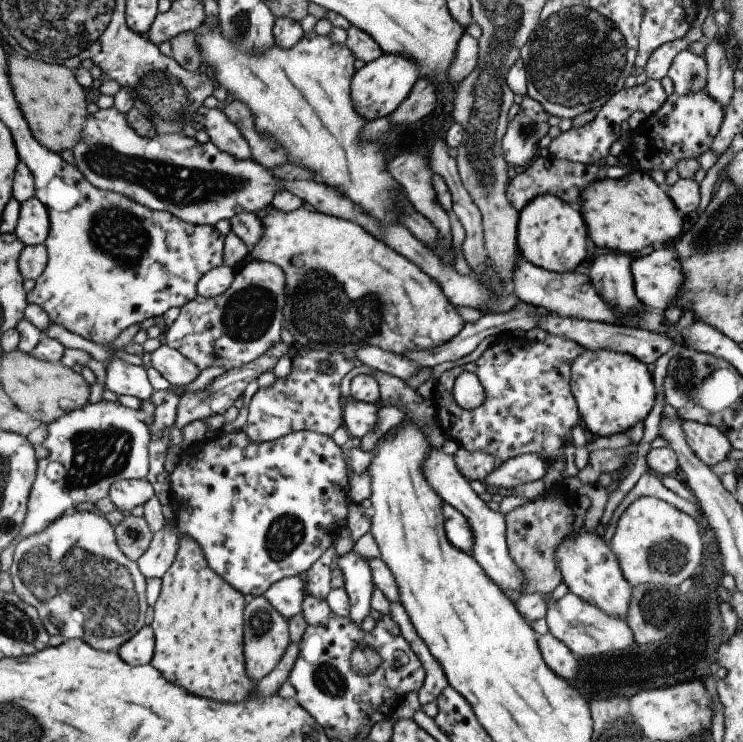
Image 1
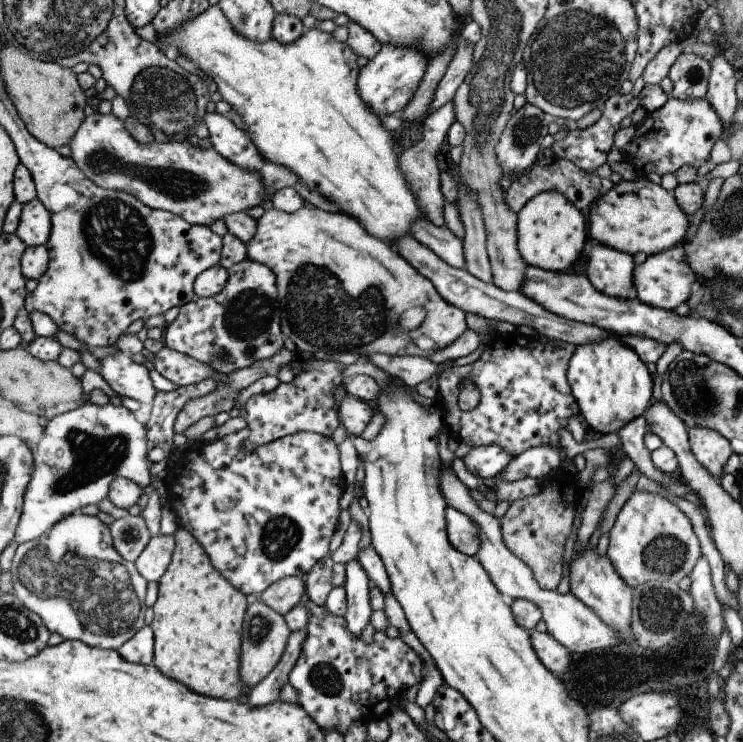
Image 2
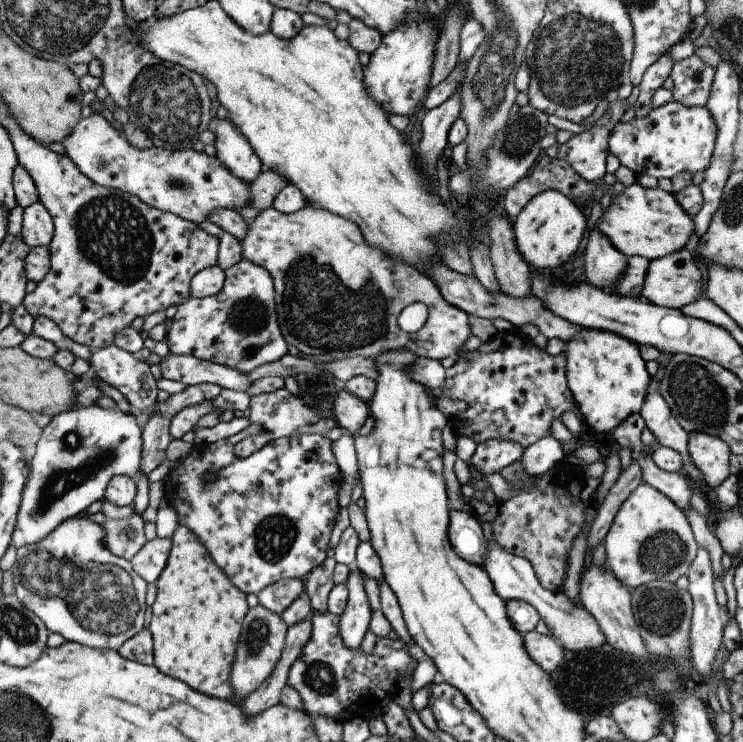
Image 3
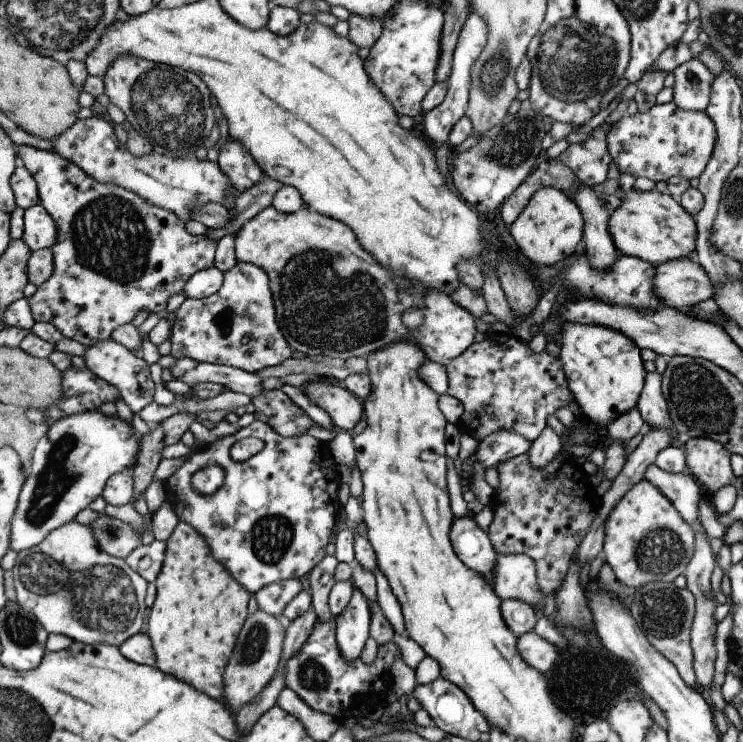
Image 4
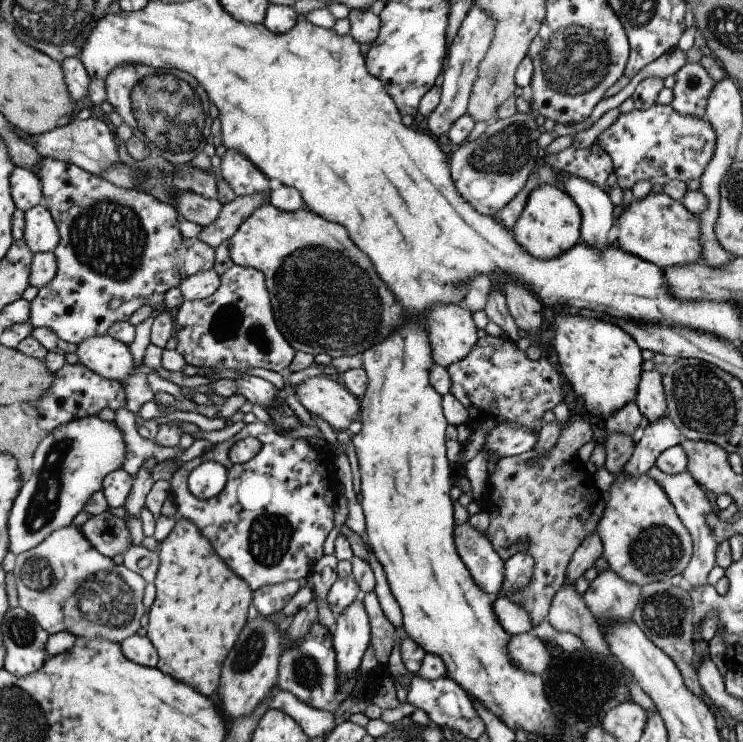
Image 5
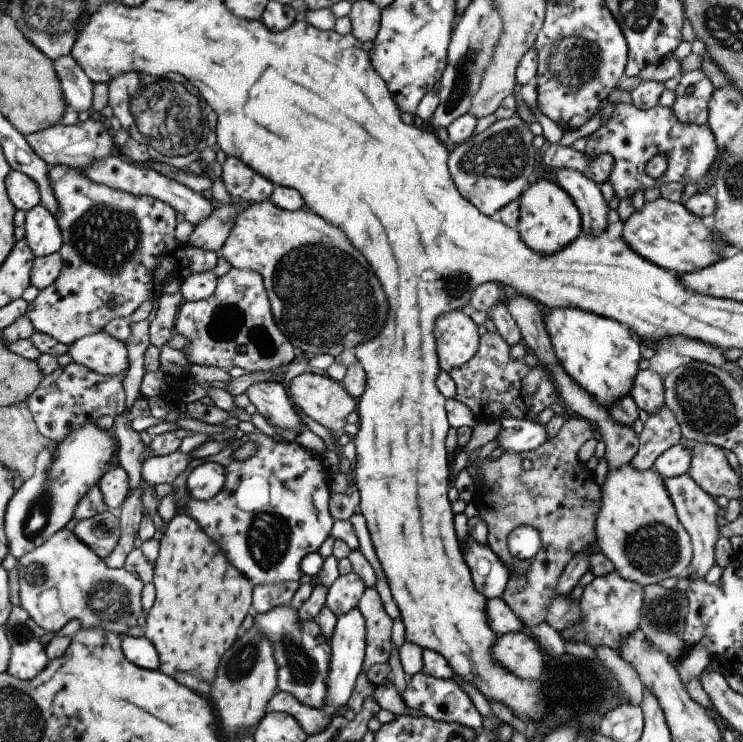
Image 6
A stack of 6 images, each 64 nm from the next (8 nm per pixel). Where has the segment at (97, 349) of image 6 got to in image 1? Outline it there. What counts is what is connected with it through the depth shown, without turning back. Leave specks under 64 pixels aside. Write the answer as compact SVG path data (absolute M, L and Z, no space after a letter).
M114 358L106 362L104 386L116 394L129 394L141 401L148 401L155 391L146 375L146 369L132 365L123 359Z

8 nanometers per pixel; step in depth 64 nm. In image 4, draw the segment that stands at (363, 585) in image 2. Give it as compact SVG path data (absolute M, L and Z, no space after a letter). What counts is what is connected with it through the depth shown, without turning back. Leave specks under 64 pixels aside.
M355 586L348 606L335 617L336 640L344 661L360 657L371 625L369 600Z

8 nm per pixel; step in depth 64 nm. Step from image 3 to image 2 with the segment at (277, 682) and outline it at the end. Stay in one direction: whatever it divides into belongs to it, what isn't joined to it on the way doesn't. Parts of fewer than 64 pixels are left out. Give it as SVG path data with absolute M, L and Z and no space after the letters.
M308 628L291 632L278 664L243 697L253 707L264 706L278 700L282 687L289 683L289 674L302 654L302 643L308 638Z

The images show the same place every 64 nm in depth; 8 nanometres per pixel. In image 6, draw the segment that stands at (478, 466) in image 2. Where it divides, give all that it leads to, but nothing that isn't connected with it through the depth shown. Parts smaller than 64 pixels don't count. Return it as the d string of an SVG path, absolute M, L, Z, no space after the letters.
M502 416L495 441L505 452L529 452L545 444L546 426L536 421Z

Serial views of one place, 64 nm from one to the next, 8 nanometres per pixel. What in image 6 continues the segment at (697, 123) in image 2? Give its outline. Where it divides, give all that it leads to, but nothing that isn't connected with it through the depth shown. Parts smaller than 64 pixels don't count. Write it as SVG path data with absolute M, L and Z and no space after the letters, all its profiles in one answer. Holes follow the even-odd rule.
M616 104L608 111L610 116L596 132L586 137L584 154L588 160L607 153L614 160L613 172L608 182L619 200L626 194L632 196L636 190L658 187L661 184L699 184L710 172L717 160L719 147L714 134L707 125L682 124L676 118L672 108L654 106L650 110L640 110L632 104ZM656 154L666 154L668 170L661 180L656 182L646 174L646 162Z

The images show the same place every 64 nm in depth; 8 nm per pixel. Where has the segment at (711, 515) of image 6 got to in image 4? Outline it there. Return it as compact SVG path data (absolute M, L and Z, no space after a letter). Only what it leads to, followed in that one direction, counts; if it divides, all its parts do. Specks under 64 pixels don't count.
M654 463L648 466L645 472L645 479L656 485L666 496L668 500L676 507L676 510L684 517L684 520L692 527L695 534L695 551L692 560L688 563L685 573L688 589L695 598L695 613L693 623L691 624L691 647L693 650L693 667L698 684L704 688L710 688L712 679L714 678L714 661L716 660L716 618L714 610L718 605L716 599L713 599L710 594L712 590L711 576L714 568L717 567L717 558L714 556L710 537L705 533L698 520L698 502L703 497L704 488L696 481L690 472L684 473L669 473L661 468L658 468Z

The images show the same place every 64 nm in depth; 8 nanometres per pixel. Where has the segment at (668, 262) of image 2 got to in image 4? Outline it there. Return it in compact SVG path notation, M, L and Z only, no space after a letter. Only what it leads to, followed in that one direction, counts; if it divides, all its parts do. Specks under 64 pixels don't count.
M691 257L656 265L654 288L662 303L681 310L712 299L715 293L708 273Z

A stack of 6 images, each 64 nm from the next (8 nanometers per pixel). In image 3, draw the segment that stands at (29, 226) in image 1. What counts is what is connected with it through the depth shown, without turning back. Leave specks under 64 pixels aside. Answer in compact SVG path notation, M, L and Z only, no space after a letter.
M38 200L23 207L23 225L20 236L30 248L49 246L55 234L51 214Z

